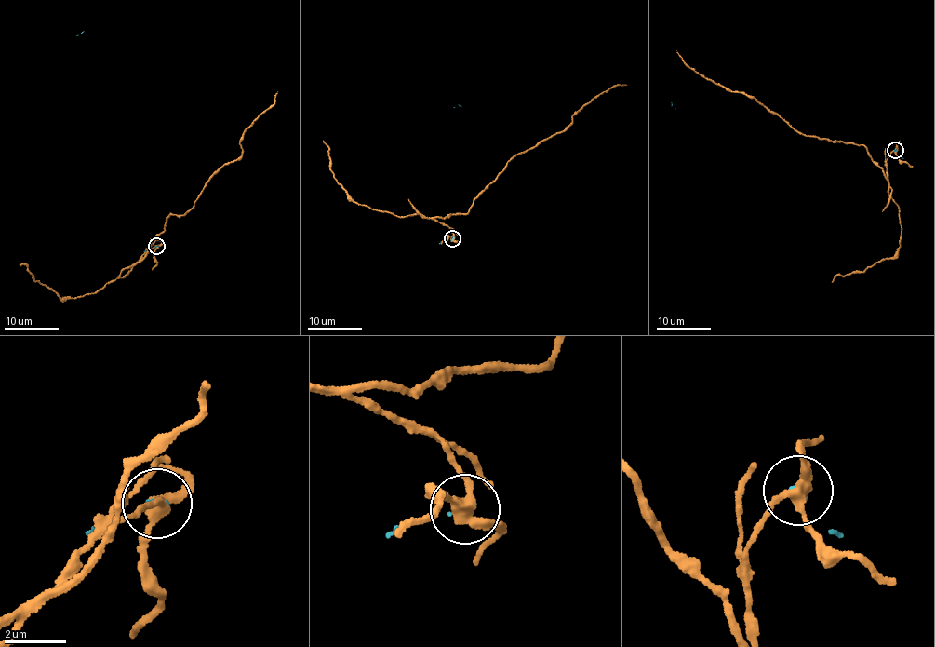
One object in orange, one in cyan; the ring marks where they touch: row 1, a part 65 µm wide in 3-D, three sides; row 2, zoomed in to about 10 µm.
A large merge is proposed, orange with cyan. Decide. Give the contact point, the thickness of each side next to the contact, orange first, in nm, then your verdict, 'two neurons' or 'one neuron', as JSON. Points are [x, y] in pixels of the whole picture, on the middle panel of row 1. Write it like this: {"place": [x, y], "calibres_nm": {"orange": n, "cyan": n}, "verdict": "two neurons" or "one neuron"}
{"place": [452, 238], "calibres_nm": {"orange": 320, "cyan": 100}, "verdict": "two neurons"}

